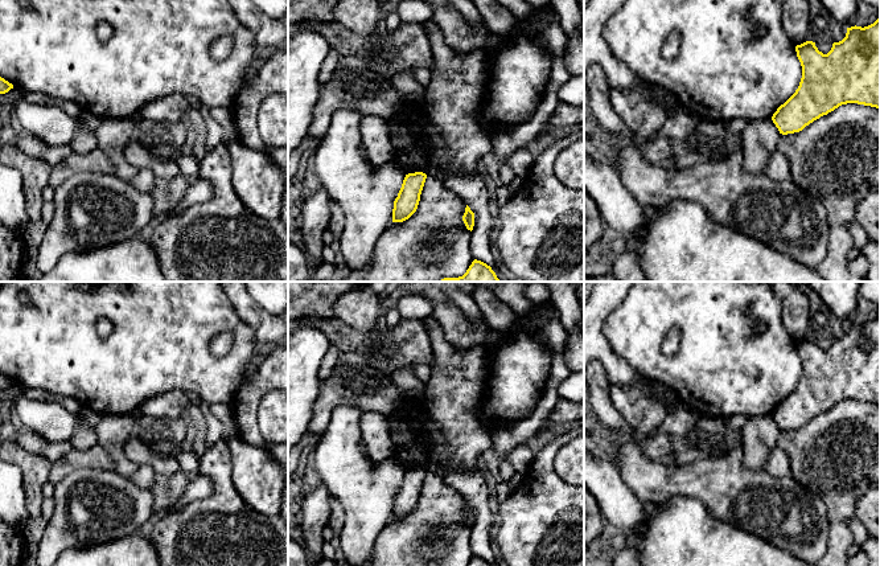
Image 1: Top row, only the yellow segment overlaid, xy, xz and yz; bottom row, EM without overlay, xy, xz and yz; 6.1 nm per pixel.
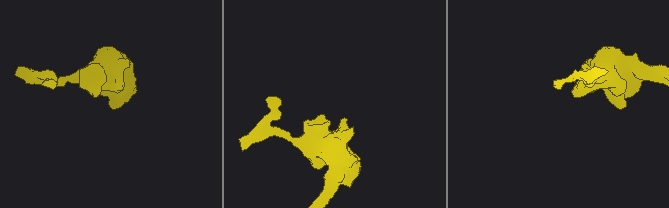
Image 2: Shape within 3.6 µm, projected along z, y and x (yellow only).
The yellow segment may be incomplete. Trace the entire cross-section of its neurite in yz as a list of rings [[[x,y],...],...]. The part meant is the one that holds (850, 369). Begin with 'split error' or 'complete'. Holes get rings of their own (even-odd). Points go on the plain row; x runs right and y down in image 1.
complete; [[[880,315],[864,324],[847,324],[846,333],[834,339],[827,350],[819,348],[813,337],[797,341],[795,348],[802,374],[795,389],[772,413],[780,430],[799,428],[842,401],[858,399],[880,405]]]

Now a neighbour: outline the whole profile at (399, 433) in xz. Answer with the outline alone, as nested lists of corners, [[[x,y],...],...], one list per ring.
[[[396,418],[390,419],[390,431],[392,439],[400,443],[411,439],[411,432],[406,428],[404,423],[398,421]]]

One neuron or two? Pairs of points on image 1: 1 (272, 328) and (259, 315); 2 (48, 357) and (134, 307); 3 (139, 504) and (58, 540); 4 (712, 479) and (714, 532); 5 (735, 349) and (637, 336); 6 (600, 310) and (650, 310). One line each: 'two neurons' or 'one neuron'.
1: one neuron
2: one neuron
3: one neuron
4: two neurons
5: one neuron
6: two neurons

